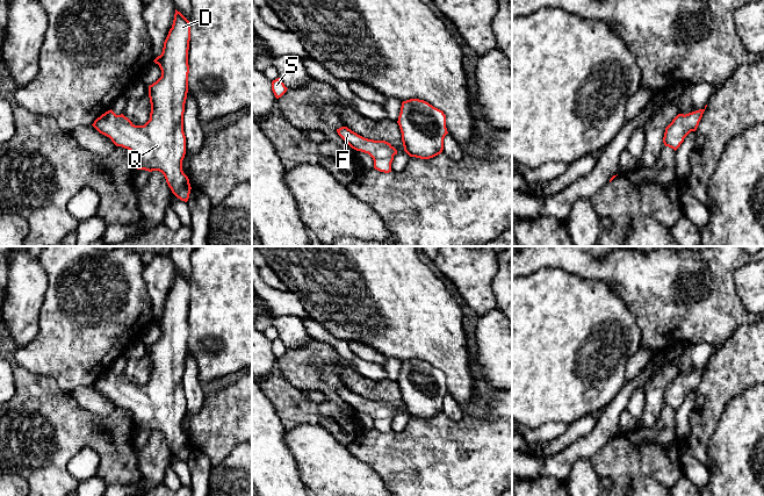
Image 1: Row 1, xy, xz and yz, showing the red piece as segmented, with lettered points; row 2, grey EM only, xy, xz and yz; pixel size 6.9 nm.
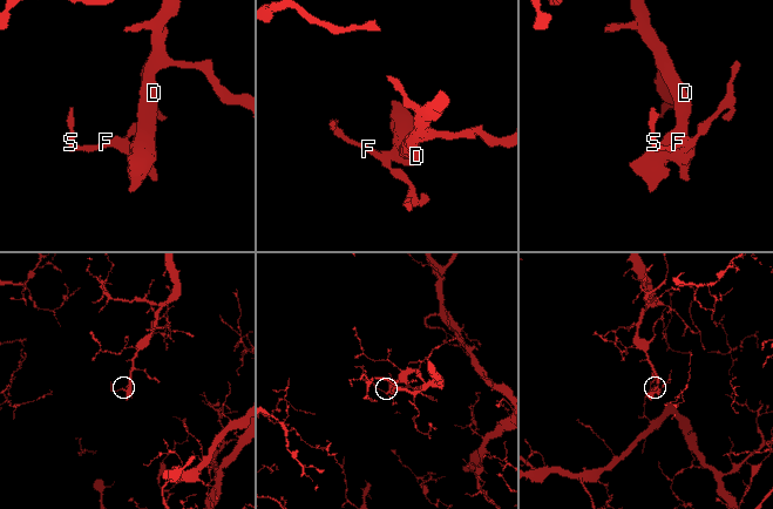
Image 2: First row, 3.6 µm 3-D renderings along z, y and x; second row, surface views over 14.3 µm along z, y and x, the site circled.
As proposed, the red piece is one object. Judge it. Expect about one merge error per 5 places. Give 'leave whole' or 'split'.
leave whole

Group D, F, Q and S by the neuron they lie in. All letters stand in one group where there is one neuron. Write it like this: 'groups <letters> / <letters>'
groups D F Q S

